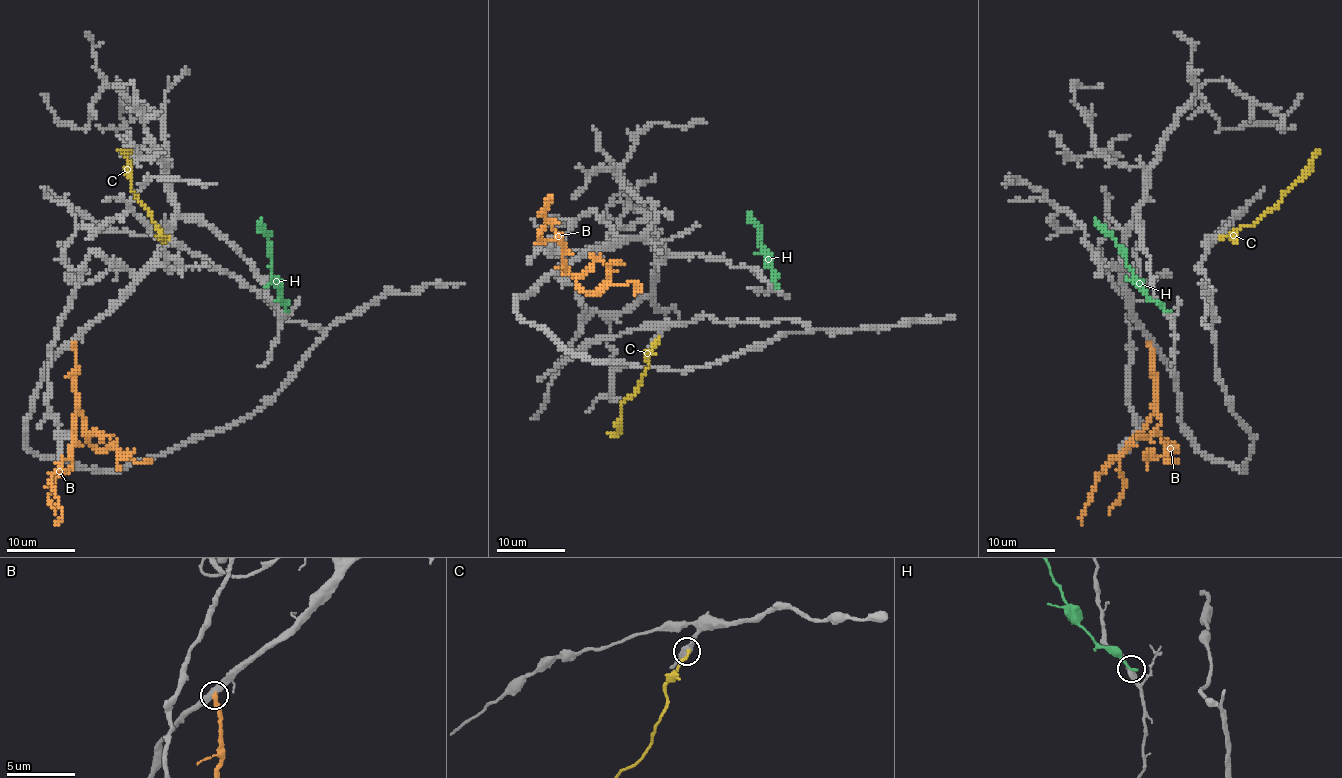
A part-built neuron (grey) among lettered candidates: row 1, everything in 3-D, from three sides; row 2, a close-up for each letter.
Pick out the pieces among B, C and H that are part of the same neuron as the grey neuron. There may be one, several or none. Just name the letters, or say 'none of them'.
none of them

